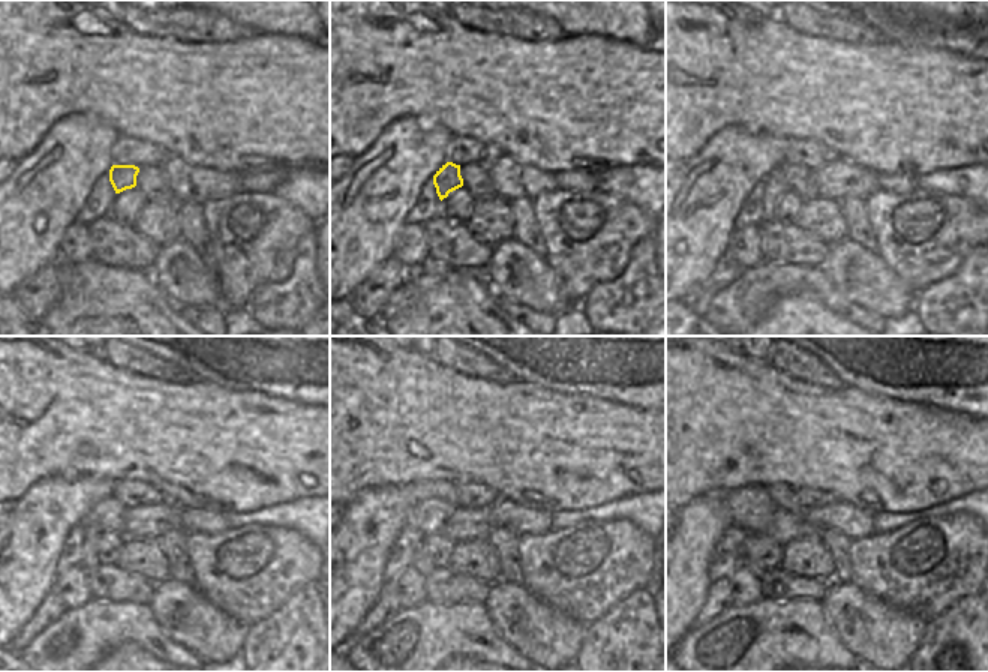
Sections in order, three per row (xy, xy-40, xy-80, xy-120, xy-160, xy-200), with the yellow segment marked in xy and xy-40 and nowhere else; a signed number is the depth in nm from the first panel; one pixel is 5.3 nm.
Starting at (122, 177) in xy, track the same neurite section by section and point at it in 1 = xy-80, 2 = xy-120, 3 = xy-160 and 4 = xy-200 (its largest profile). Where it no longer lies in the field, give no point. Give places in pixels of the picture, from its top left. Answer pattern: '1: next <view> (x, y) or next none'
1: next xy-80 (774, 186)
2: next xy-120 (90, 545)
3: next xy-160 (422, 563)
4: next xy-200 (759, 570)

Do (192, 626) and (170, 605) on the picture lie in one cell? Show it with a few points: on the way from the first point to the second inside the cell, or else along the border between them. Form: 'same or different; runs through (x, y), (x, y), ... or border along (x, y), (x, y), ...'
same; runs through (186, 620), (176, 609)

